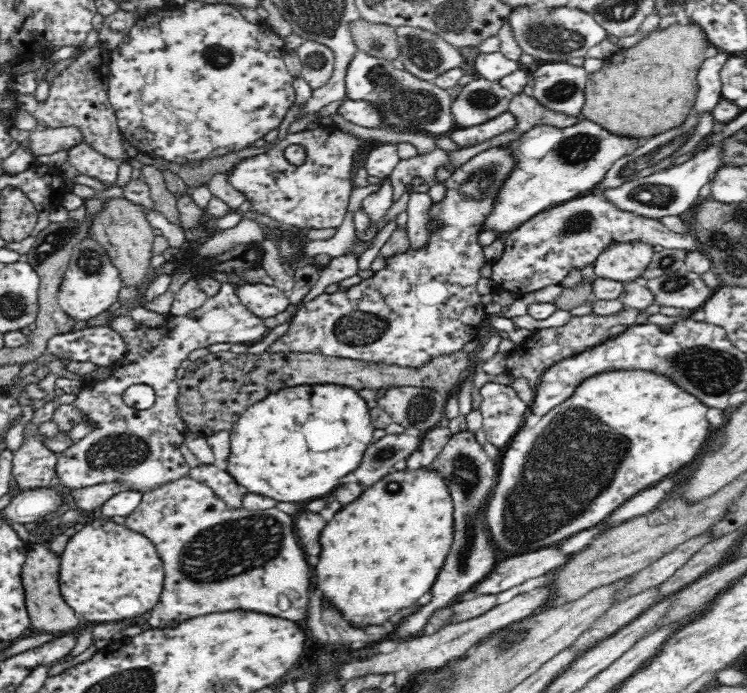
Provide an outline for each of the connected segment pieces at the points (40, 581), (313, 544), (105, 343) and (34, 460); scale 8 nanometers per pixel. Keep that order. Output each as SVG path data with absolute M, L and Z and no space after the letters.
M33 544L28 550L22 569L22 585L24 585L26 610L31 626L42 633L59 634L62 630L72 630L80 626L80 618L64 602L60 594L58 572L60 572L60 558L54 552L50 552L47 545Z
M306 512L306 514L300 514L300 516L296 518L296 534L298 534L300 544L304 546L304 552L306 552L308 562L310 562L312 568L316 566L318 556L320 556L318 536L320 536L320 530L322 530L324 526L326 526L326 520L324 520L320 514Z
M98 326L70 332L67 334L58 334L48 340L47 353L52 355L53 360L64 361L67 357L70 361L91 362L98 367L110 368L117 361L120 361L127 354L127 345L122 336L112 328Z
M54 399L50 400L36 409L32 420L24 426L22 445L14 451L12 466L12 476L20 492L51 486L58 455L39 439L38 430L40 423L50 419L59 406Z

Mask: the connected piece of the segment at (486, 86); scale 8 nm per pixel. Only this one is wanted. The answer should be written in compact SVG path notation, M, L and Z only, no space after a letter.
M480 76L463 86L452 101L451 112L455 124L461 128L470 128L508 115L509 102L513 96L514 93L498 81Z

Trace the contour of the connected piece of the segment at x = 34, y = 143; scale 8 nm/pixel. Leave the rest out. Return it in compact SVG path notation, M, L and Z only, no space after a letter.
M76 126L32 130L28 140L23 143L30 149L34 158L41 154L54 154L58 150L70 149L84 141L84 135Z

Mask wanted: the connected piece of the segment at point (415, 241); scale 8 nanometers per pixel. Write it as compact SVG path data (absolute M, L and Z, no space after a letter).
M408 184L409 200L407 202L407 233L410 239L411 248L422 250L428 246L428 212L433 200L430 194L420 193L411 190L411 184Z

